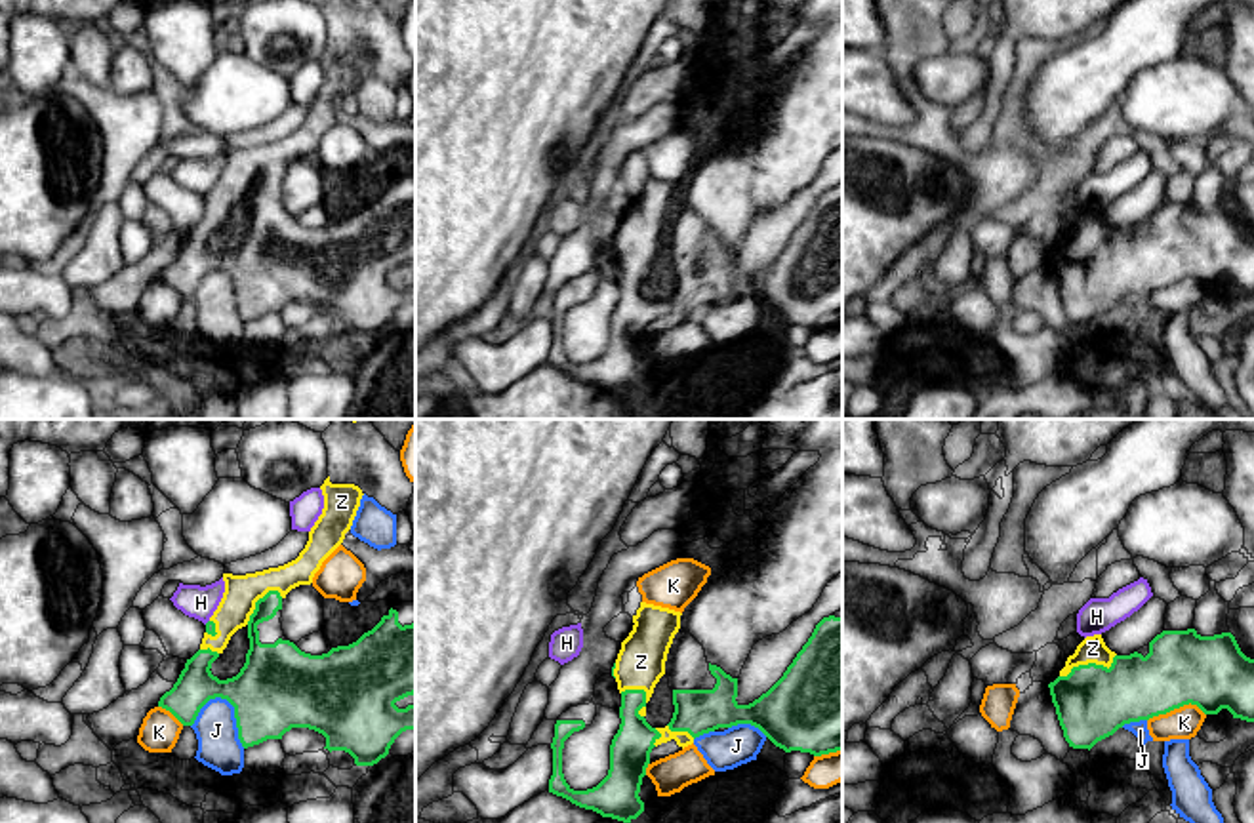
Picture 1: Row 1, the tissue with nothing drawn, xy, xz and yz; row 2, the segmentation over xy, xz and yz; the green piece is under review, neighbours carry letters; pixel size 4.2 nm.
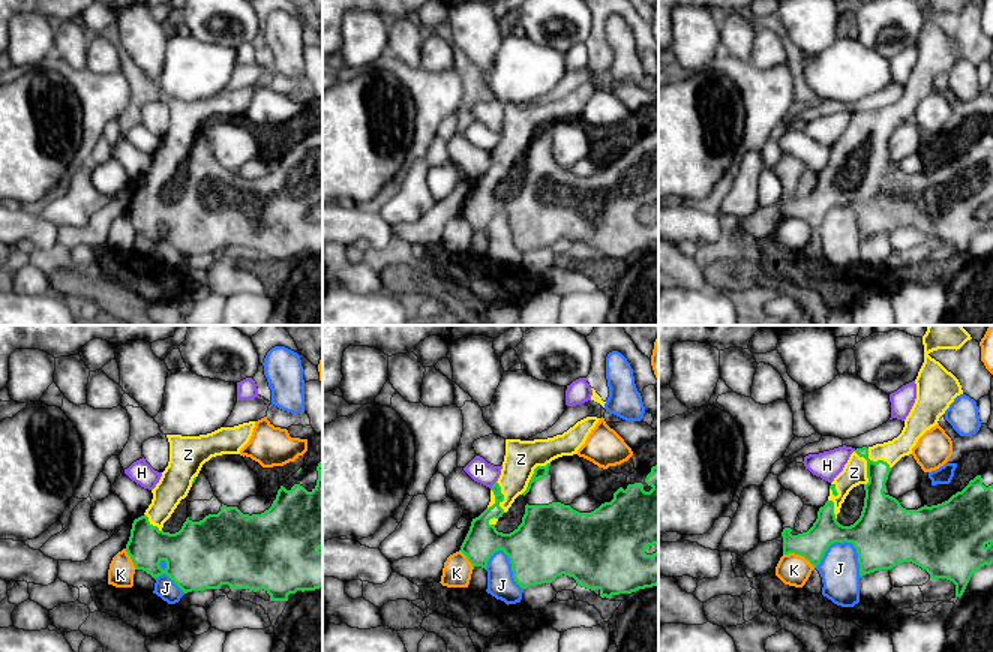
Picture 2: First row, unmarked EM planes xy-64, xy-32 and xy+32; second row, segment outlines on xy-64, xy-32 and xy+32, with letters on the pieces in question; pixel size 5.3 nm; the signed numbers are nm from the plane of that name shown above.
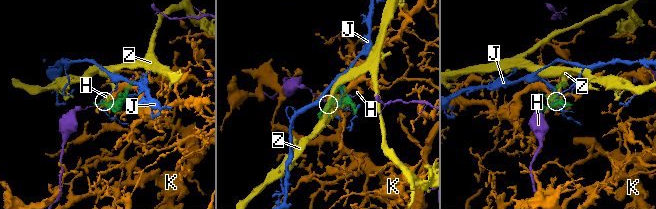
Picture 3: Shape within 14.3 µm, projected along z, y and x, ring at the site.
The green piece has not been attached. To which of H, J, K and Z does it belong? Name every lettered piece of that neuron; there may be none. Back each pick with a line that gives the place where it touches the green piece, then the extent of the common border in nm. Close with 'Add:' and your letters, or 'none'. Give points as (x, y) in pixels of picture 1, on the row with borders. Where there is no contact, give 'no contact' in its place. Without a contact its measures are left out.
Z: contact yz (1091, 663); length 260 nm
Add: Z

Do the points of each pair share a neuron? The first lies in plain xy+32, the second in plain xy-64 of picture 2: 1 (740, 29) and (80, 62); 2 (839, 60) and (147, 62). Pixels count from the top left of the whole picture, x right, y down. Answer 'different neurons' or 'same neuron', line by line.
1: same neuron
2: different neurons

